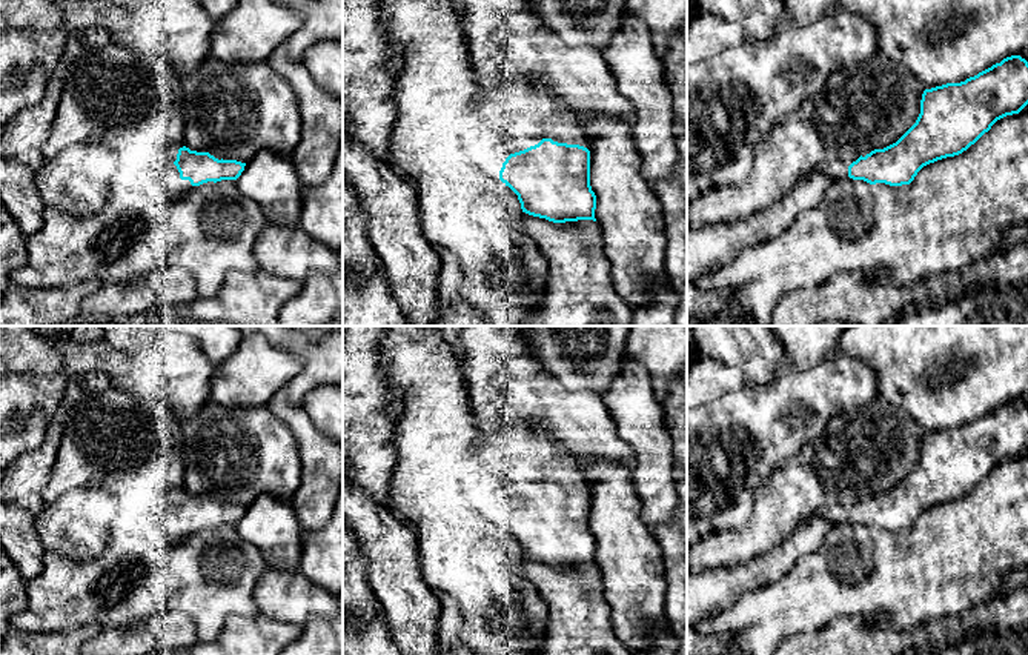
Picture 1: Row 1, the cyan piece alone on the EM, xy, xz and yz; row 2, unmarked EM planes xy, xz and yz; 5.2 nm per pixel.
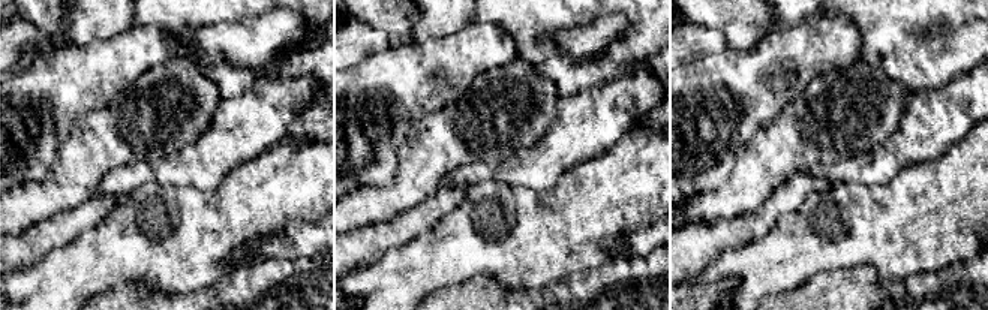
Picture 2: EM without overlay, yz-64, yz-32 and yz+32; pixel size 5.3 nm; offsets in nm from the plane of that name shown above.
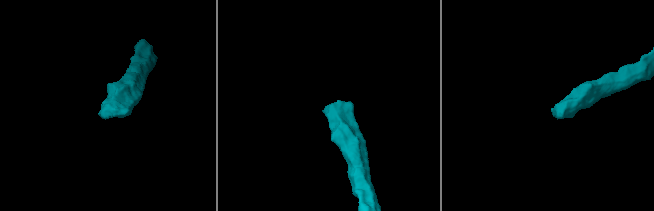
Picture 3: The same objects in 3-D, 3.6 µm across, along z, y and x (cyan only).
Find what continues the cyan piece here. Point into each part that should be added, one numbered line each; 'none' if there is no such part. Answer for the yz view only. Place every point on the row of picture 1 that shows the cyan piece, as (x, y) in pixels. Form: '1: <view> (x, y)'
1: yz (833, 169)

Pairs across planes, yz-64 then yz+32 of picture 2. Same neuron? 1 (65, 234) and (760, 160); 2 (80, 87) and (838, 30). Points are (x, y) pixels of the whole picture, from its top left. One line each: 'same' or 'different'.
1: different
2: same

